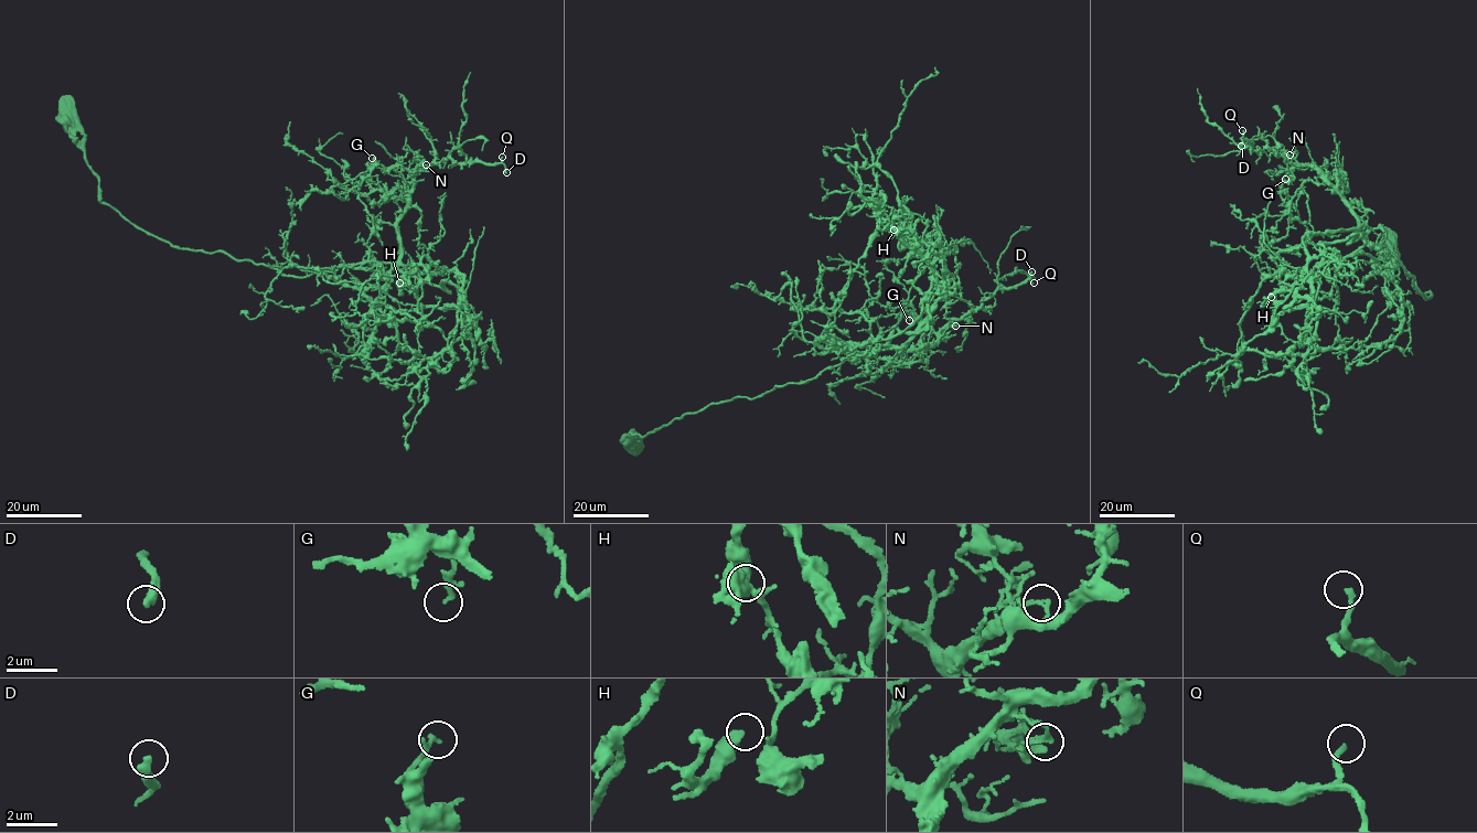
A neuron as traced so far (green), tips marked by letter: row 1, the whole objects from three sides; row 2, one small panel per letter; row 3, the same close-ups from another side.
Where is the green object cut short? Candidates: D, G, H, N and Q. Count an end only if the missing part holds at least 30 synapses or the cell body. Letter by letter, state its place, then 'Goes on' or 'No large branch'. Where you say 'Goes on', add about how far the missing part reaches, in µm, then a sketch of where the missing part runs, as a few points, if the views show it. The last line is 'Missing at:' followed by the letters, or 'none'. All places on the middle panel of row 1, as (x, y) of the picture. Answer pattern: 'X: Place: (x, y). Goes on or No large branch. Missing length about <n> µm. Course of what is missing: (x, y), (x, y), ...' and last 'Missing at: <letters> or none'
D: Place: (1031, 271). Goes on. Missing length about 25 µm. Course of what is missing: (1031, 271), (1045, 262), (1053, 243), (1063, 255), (1062, 265)
G: Place: (909, 320). No large branch
H: Place: (894, 230). No large branch
N: Place: (955, 326). No large branch
Q: Place: (1034, 282). Goes on. Missing length about 15 µm. Course of what is missing: (1034, 282), (1055, 296), (1068, 297), (1071, 305), (1069, 310)
Missing at: D, Q

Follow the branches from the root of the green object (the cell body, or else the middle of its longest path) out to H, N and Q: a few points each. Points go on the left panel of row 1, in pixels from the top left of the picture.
H: (68, 117), (100, 201), (173, 246), (299, 277), (378, 260), (449, 271), (424, 256), (420, 297), (399, 282)
N: (68, 117), (100, 201), (130, 222), (180, 248), (226, 252), (299, 277), (395, 262), (413, 173), (426, 164)
Q: (68, 117), (100, 201), (130, 222), (180, 248), (299, 277), (395, 262), (413, 173), (448, 157), (502, 157)

